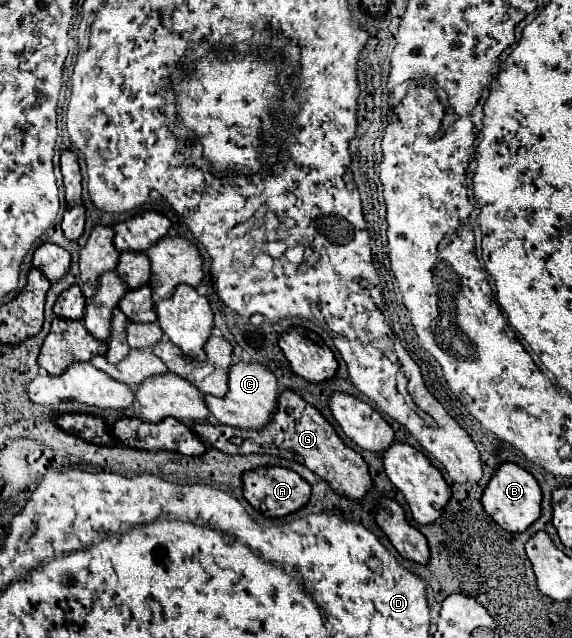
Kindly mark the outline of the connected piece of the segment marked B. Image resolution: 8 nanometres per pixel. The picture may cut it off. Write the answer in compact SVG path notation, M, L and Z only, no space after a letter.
M505 462L487 484L481 504L485 512L507 532L523 532L541 516L541 488L527 470L513 462Z

